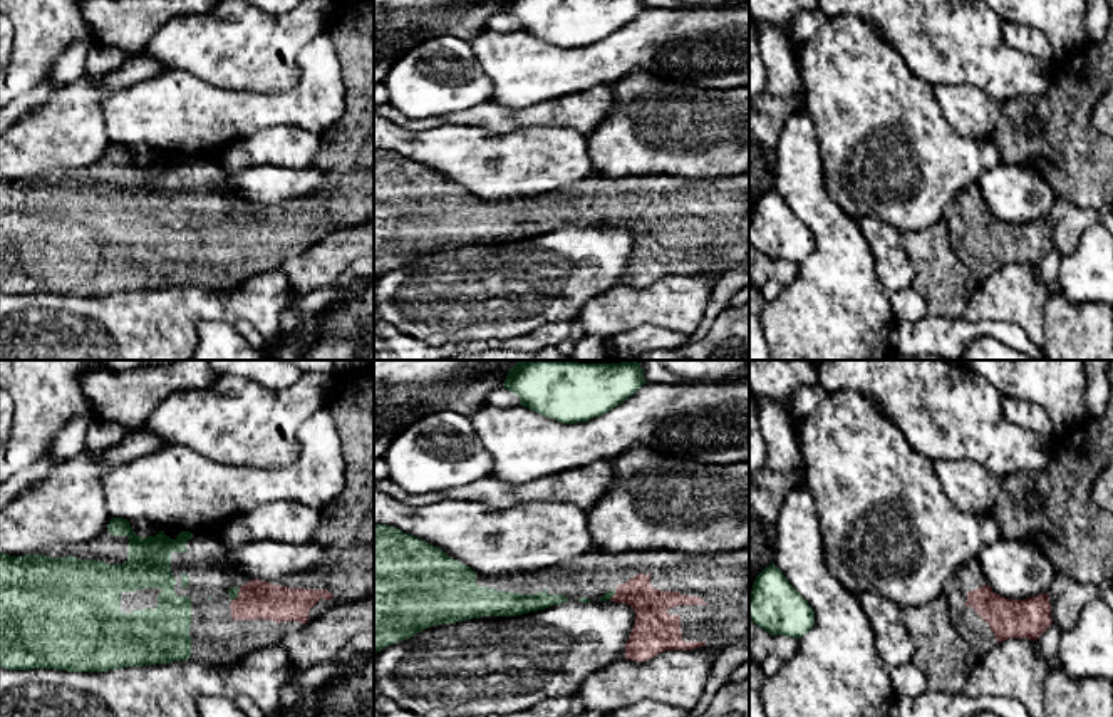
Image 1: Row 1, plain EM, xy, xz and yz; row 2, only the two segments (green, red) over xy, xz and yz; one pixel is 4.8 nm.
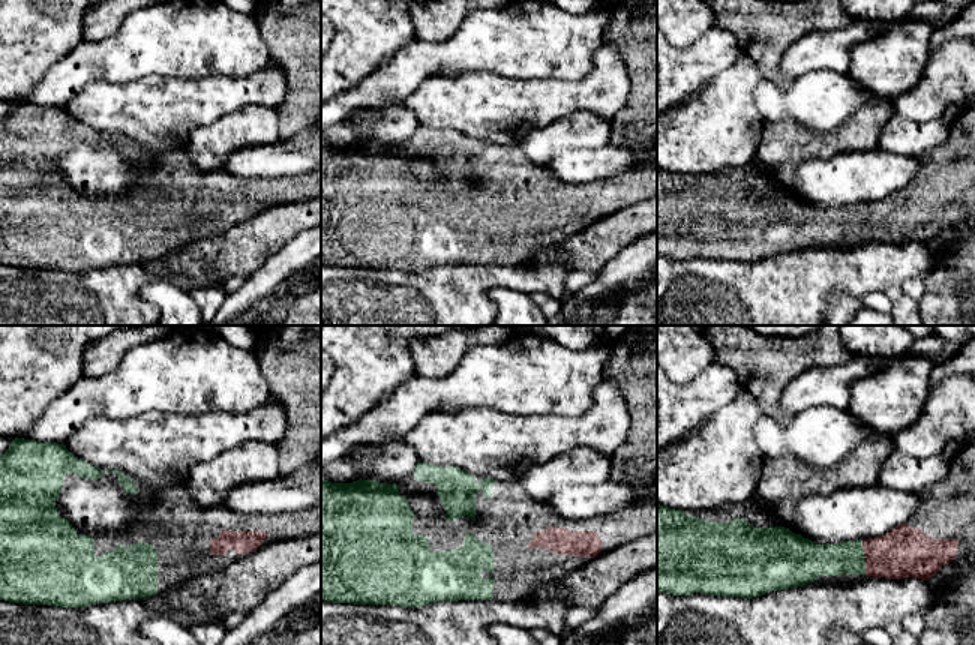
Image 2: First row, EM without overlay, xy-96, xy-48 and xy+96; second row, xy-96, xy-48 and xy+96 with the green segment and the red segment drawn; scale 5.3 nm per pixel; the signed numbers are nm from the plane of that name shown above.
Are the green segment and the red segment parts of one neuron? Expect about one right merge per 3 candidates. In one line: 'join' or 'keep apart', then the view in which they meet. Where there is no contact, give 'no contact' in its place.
join; contact in xy

